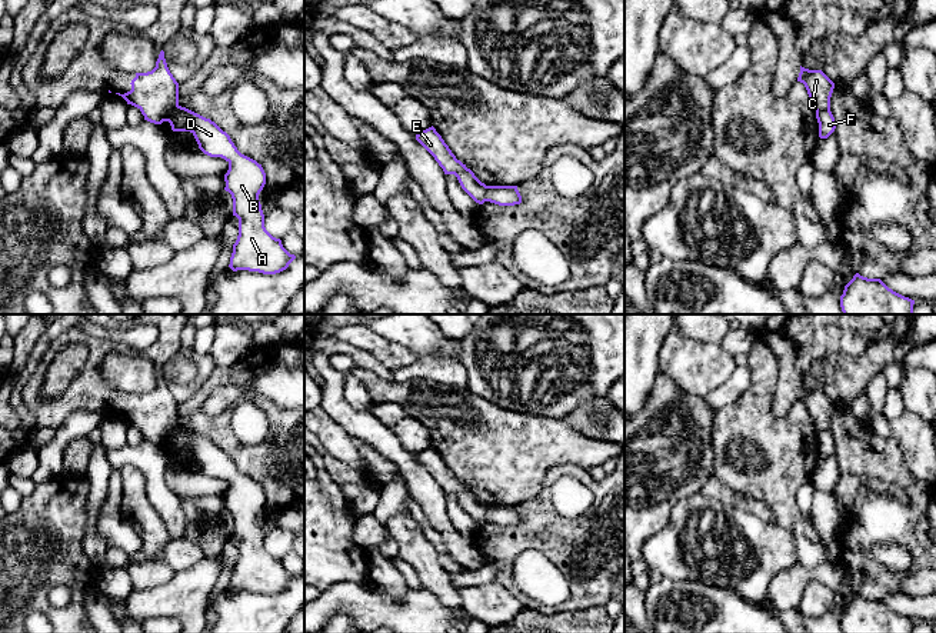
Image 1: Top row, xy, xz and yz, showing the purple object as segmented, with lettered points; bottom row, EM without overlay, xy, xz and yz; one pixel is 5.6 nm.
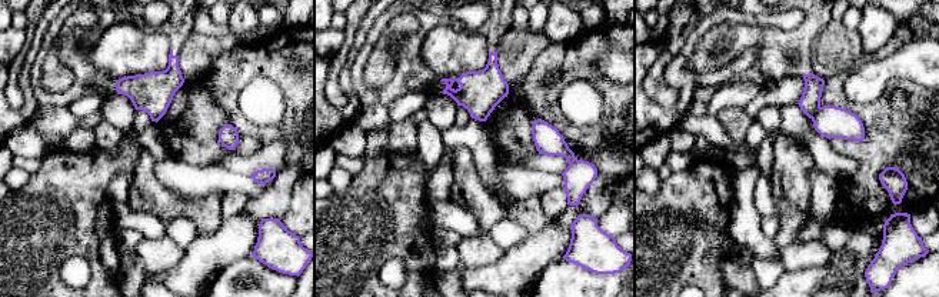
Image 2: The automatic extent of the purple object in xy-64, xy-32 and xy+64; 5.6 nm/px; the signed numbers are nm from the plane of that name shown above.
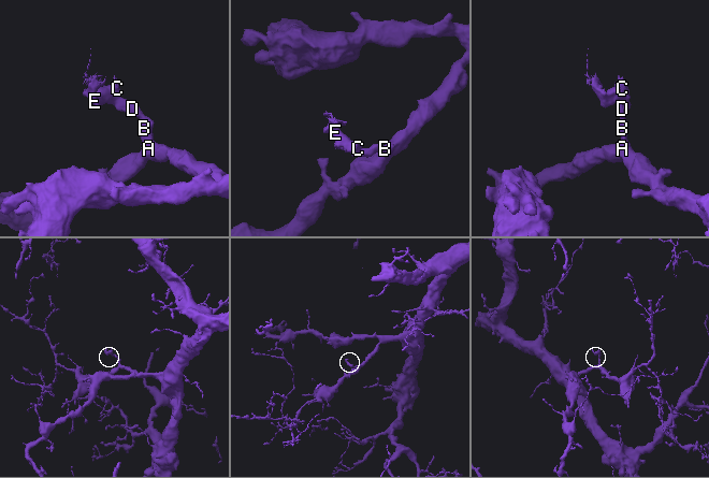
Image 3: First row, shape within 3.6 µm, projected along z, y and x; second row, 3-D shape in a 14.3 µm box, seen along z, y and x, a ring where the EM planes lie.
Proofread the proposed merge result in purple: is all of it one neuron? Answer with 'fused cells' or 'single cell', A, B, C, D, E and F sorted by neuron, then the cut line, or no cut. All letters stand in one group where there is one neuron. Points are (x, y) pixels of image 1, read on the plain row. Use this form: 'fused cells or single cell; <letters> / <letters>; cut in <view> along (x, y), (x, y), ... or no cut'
fused cells; A B D F / C E; cut in xy along (177, 423), (163, 440)

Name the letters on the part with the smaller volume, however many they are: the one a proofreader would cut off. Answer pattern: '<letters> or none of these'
C, E

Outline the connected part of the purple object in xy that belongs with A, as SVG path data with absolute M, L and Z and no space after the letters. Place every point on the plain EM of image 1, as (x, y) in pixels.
M176 426L166 436L173 452L190 452L199 469L210 477L229 483L224 510L233 519L233 536L239 539L239 556L233 564L229 587L233 592L249 590L276 594L296 579L264 547L264 534L259 514L266 504L266 493L256 480L242 474L230 456L214 442L186 427Z

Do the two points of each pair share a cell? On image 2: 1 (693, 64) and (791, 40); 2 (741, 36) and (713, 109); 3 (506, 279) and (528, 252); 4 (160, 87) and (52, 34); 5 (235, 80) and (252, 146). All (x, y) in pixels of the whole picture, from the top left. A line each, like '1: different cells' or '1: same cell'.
1: same cell
2: different cells
3: same cell
4: same cell
5: different cells

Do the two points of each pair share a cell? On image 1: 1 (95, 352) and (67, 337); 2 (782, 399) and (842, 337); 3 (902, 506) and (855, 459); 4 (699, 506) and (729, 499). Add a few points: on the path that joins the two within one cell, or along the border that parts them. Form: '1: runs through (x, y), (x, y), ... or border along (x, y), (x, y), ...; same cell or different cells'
1: runs through (90, 345), (82, 336), (75, 336); same cell
2: runs through (790, 379), (792, 370), (822, 340); same cell
3: runs through (905, 489), (905, 485), (879, 459), (872, 459); same cell
4: border along (700, 492), (715, 497), (726, 509), (750, 513); different cells

